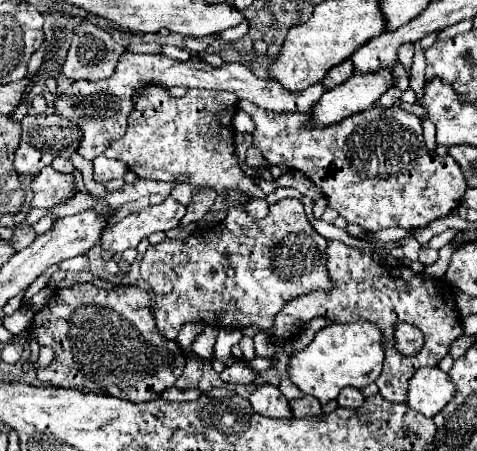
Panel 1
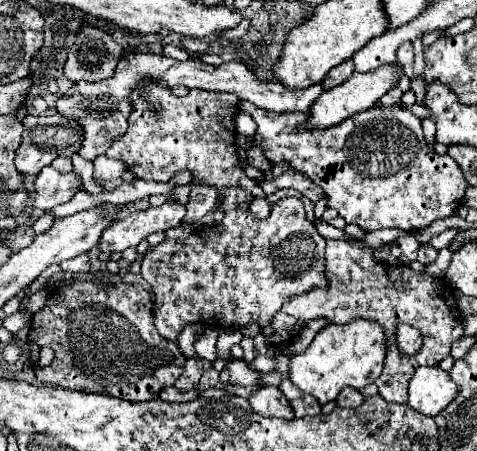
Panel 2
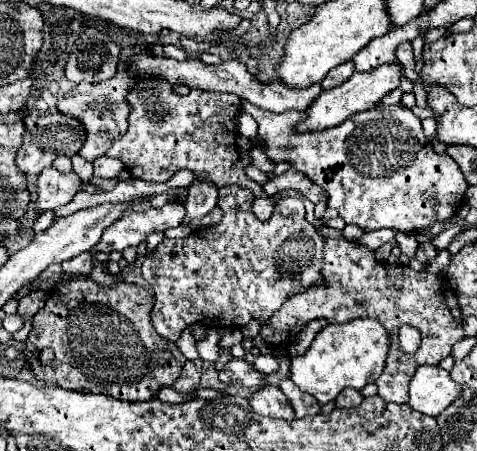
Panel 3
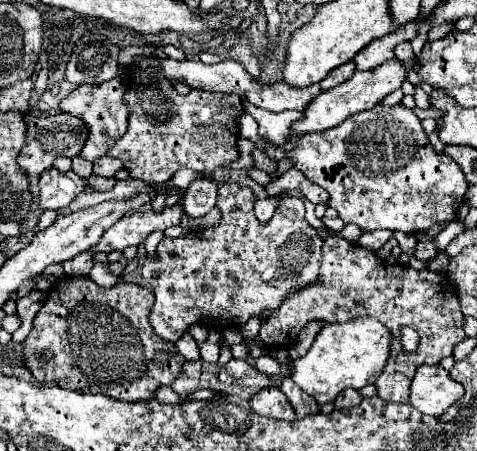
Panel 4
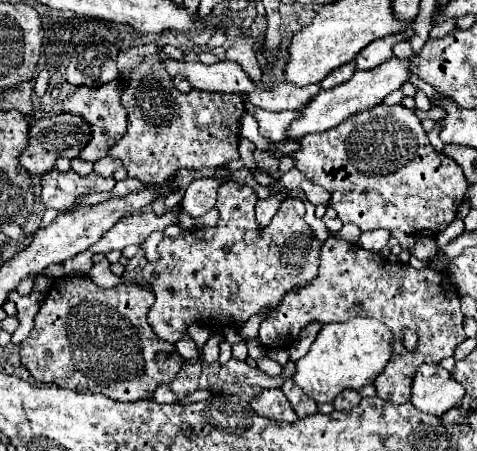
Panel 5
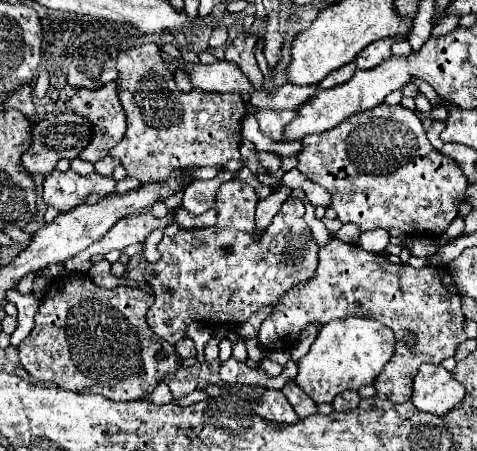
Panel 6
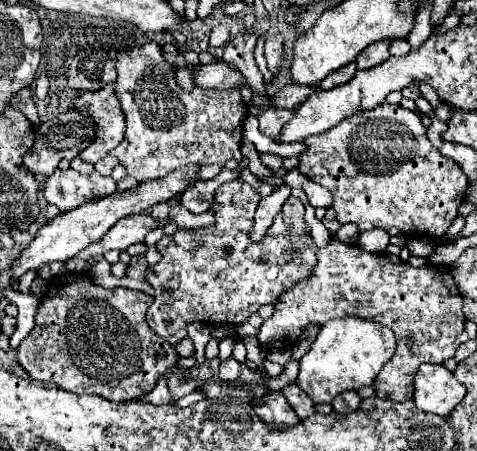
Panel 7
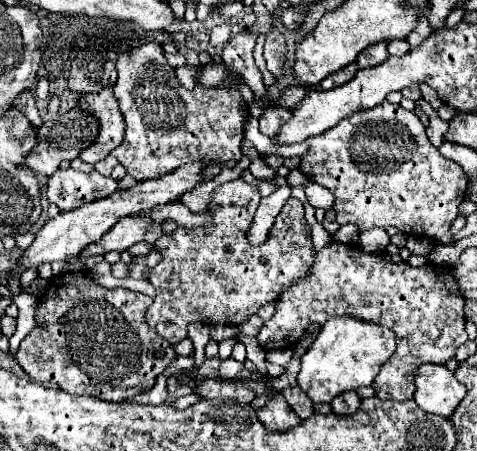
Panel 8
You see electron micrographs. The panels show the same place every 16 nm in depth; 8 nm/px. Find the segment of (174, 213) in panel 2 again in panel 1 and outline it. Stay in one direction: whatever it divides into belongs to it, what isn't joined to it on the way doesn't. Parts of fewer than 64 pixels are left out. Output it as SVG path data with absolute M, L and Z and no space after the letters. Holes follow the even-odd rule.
M168 196L162 204L146 206L138 212L132 212L122 222L112 226L102 236L102 248L114 254L122 254L128 248L136 248L142 238L148 238L154 232L166 232L178 226L184 206Z

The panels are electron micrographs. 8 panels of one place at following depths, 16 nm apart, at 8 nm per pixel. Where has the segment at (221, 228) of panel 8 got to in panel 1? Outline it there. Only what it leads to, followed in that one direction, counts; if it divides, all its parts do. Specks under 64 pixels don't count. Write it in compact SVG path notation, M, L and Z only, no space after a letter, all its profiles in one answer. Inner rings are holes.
M232 198L226 218L210 228L196 230L186 240L166 238L164 242L150 246L142 258L142 278L156 294L156 326L174 340L186 322L206 322L212 328L246 328L258 326L270 330L276 314L286 302L316 290L330 292L334 288L326 268L326 240L308 224L304 208L297 198L284 198L271 205L268 216L254 220L242 212L238 198Z

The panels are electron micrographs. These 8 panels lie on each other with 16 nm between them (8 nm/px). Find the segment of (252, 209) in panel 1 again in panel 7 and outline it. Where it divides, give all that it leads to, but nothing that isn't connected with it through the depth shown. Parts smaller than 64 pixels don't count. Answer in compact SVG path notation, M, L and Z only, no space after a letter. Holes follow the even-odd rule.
M280 186L270 196L266 196L266 198L260 200L260 204L256 208L256 218L254 218L256 224L252 228L254 240L260 240L264 236L266 228L272 224L274 216L280 212L280 208L282 208L284 200L288 200L288 196L290 196L290 188L288 186Z

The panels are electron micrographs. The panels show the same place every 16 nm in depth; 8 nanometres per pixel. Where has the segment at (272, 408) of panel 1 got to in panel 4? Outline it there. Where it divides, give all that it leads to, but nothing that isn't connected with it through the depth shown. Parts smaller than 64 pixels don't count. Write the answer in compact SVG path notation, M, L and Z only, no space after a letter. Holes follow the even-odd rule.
M276 386L262 388L260 392L256 392L250 400L250 406L260 416L278 418L278 420L296 420L296 414L288 404L288 398Z

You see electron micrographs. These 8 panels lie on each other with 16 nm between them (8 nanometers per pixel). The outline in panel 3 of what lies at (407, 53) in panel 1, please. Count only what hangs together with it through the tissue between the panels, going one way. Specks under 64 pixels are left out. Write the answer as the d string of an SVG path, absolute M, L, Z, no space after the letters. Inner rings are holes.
M402 44L396 52L398 60L404 64L405 76L411 81L416 82L420 79L419 75L414 72L414 52L412 52L412 44Z

